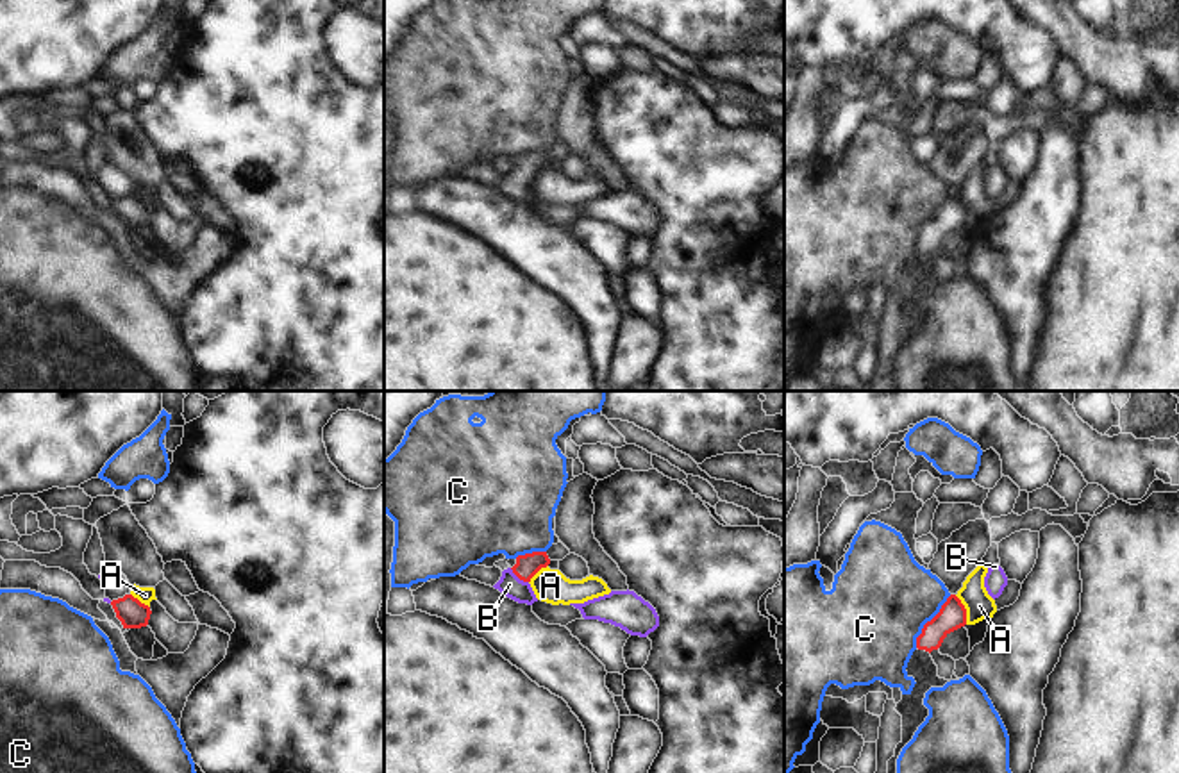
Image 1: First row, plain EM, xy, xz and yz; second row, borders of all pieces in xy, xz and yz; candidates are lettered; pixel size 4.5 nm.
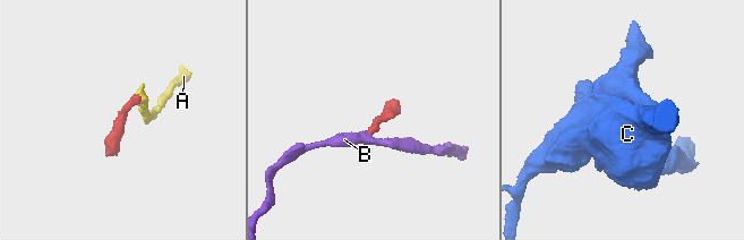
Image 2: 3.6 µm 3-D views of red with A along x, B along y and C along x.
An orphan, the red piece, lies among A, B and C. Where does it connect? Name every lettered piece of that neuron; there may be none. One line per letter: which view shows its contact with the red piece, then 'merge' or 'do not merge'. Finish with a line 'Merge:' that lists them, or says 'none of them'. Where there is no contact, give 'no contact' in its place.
A: contact in yz; do not merge
B: contact in xz; merge
C: contact in yz; do not merge
Merge: B

